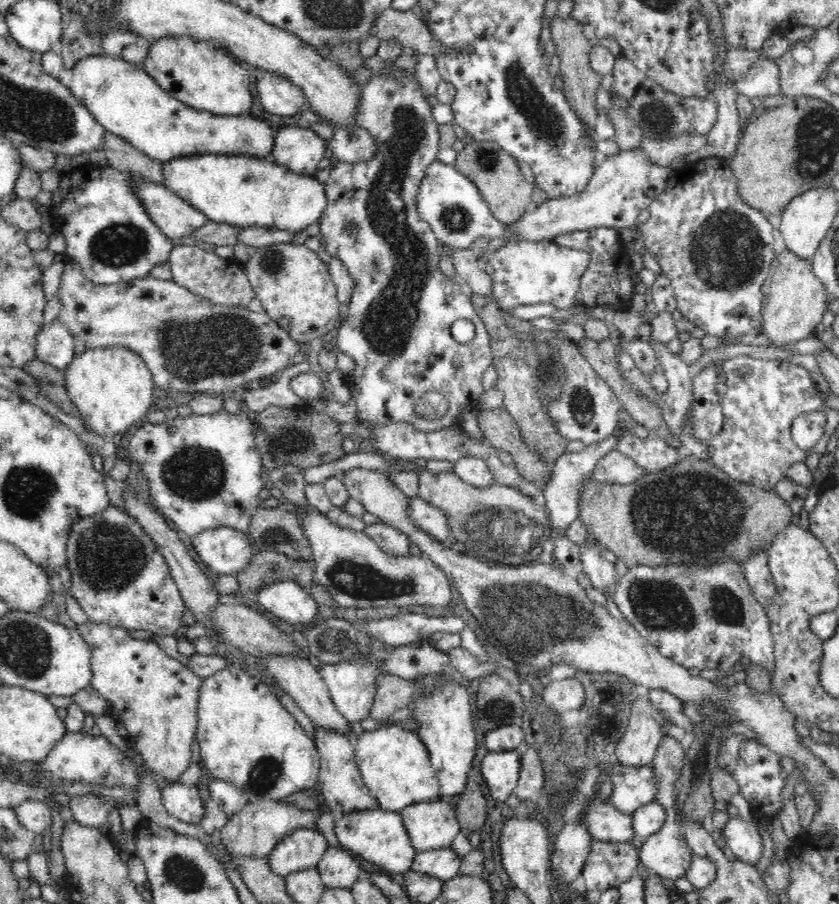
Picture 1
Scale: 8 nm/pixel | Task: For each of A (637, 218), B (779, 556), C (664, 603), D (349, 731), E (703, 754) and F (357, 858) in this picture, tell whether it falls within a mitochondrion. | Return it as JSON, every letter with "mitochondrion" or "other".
{"A":"other","B":"other","C":"mitochondrion","D":"other","E":"mitochondrion","F":"other"}

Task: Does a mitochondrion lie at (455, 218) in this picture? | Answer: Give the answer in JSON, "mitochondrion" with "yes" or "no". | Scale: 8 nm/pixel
{"mitochondrion":"yes"}

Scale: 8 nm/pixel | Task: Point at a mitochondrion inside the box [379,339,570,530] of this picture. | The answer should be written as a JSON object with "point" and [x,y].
{"point":[546,369]}

